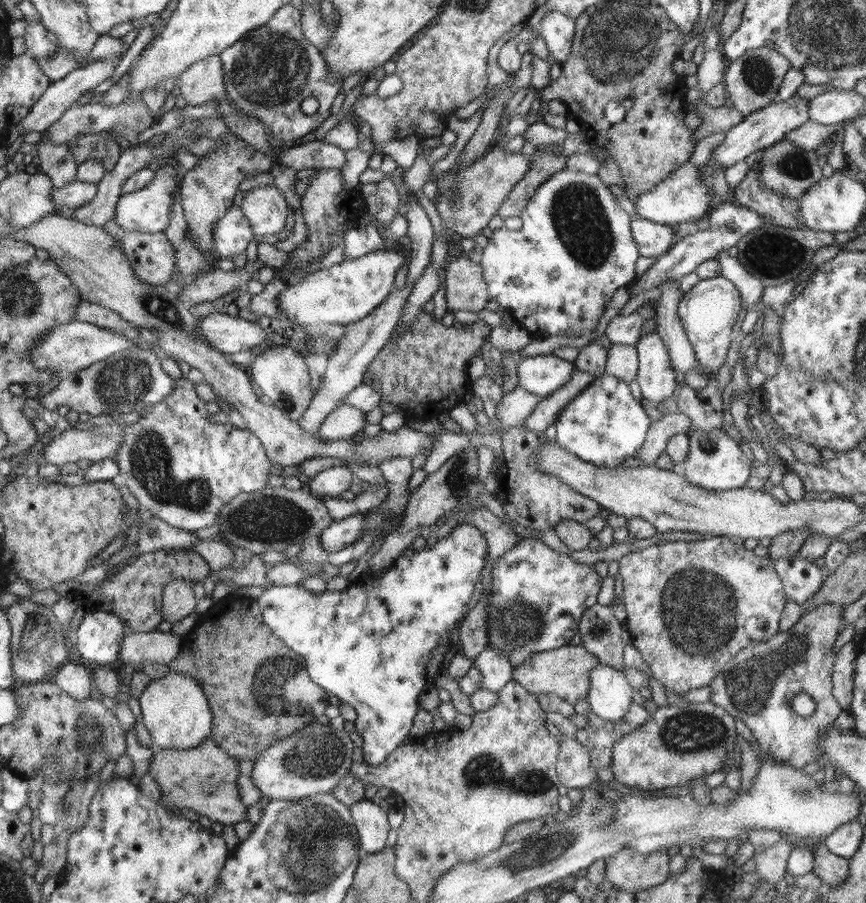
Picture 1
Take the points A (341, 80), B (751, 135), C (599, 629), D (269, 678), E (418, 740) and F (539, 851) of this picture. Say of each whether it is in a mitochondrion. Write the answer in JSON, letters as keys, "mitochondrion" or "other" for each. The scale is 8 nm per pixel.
{"A":"other","B":"other","C":"mitochondrion","D":"mitochondrion","E":"other","F":"mitochondrion"}

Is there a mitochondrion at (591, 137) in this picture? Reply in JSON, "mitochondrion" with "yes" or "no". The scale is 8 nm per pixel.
{"mitochondrion":"no"}

